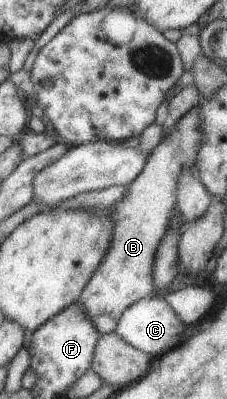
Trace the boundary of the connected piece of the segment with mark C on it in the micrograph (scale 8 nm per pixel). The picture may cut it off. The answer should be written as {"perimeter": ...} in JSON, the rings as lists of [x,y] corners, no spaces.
{"perimeter":[[[142,298],[124,310],[118,322],[116,333],[131,346],[138,348],[151,359],[160,358],[171,349],[180,345],[186,337],[184,333],[185,323],[177,317],[176,312],[165,299]]]}

